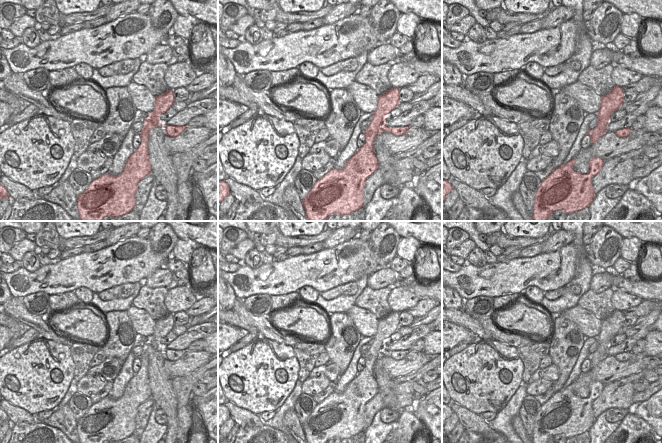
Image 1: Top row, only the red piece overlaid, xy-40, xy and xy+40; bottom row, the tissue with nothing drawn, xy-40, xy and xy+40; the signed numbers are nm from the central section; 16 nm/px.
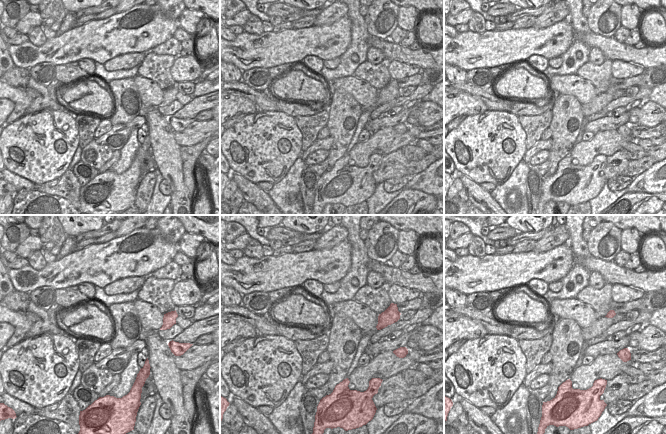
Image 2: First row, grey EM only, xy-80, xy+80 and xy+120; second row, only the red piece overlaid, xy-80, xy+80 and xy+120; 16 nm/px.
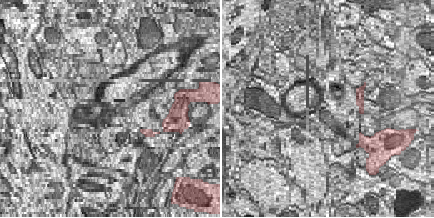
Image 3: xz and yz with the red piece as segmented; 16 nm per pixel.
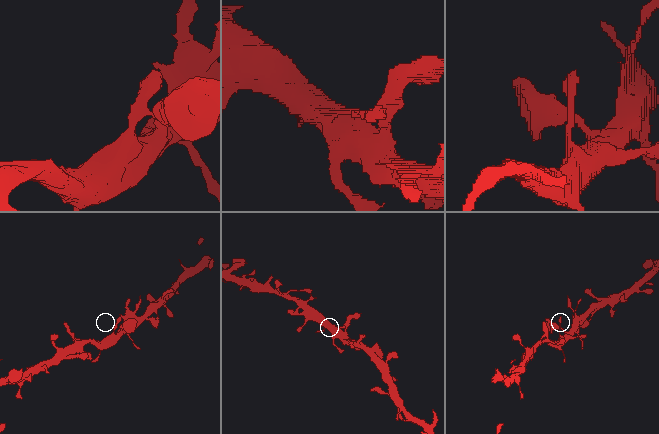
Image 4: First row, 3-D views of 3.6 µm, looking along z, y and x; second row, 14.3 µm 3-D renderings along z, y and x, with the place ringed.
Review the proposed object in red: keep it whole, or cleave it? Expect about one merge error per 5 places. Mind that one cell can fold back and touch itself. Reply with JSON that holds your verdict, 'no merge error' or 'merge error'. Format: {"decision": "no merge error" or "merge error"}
{"decision": "no merge error"}

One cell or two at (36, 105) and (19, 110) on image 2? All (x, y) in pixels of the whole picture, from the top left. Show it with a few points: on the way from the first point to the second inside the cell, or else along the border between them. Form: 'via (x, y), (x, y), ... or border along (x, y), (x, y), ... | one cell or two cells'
border along (33, 99), (24, 114) | two cells

